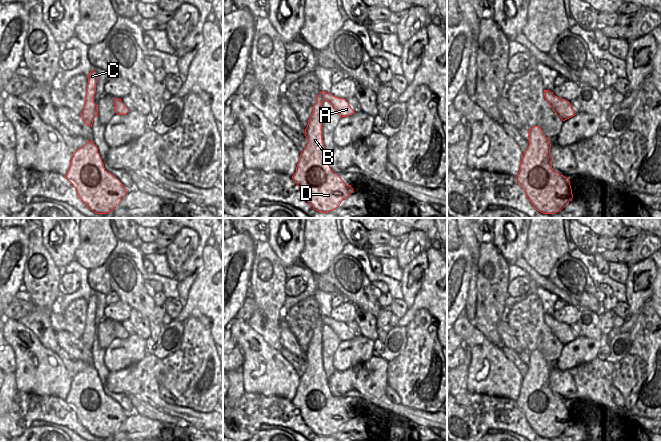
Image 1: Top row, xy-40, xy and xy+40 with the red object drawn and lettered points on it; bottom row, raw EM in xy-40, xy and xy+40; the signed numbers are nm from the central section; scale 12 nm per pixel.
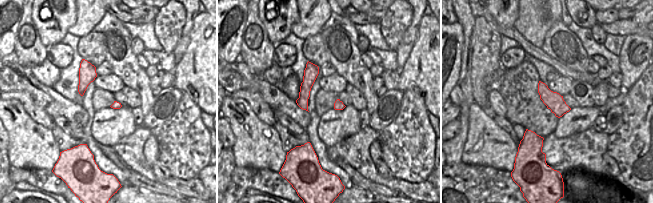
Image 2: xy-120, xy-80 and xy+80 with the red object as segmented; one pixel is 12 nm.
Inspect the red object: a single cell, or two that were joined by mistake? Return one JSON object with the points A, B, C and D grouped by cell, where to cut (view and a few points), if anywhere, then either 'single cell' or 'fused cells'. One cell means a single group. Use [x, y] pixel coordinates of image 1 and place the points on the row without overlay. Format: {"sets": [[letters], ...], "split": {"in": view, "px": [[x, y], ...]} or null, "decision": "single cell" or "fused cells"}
{"sets": [["A", "B", "C", "D"]], "split": null, "decision": "single cell"}

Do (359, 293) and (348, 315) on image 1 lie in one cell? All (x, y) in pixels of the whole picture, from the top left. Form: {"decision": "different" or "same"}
{"decision": "different"}

